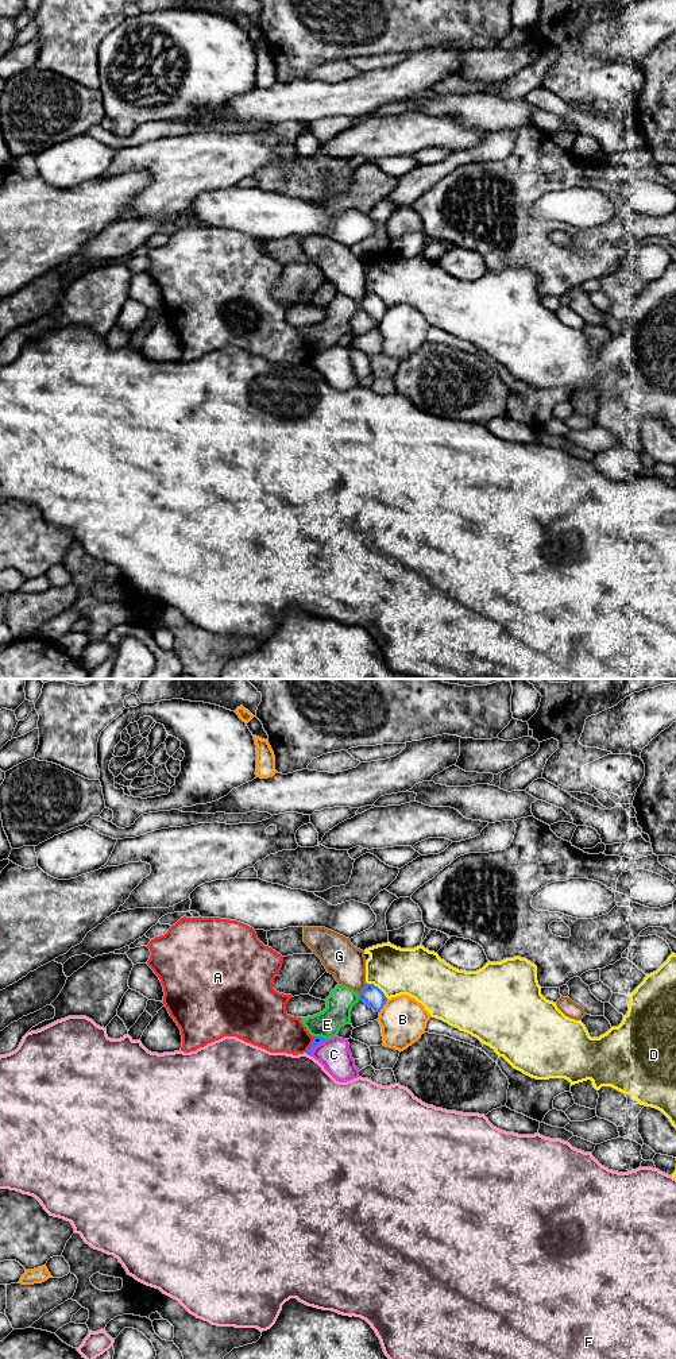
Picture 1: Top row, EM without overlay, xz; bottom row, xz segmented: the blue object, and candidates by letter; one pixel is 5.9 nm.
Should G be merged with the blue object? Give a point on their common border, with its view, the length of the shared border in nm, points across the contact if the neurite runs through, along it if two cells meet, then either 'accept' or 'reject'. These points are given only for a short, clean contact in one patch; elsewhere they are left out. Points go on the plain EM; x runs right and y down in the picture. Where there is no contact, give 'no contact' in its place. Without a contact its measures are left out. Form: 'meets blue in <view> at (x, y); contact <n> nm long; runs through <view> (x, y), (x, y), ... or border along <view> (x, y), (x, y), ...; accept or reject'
meets blue in xz at (363, 298); contact 90 nm long; border along xz (366, 292), (359, 304); reject

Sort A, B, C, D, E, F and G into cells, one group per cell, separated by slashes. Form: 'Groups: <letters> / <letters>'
Groups: A / B / C / D / E / F / G

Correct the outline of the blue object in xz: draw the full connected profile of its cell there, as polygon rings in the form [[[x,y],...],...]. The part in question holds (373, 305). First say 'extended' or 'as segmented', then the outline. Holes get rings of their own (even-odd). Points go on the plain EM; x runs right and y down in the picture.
as segmented | [[[366,293],[366,297],[359,304],[359,309],[363,309],[375,321],[381,321],[381,318],[383,317],[383,314],[387,310],[387,306],[374,293]]]

